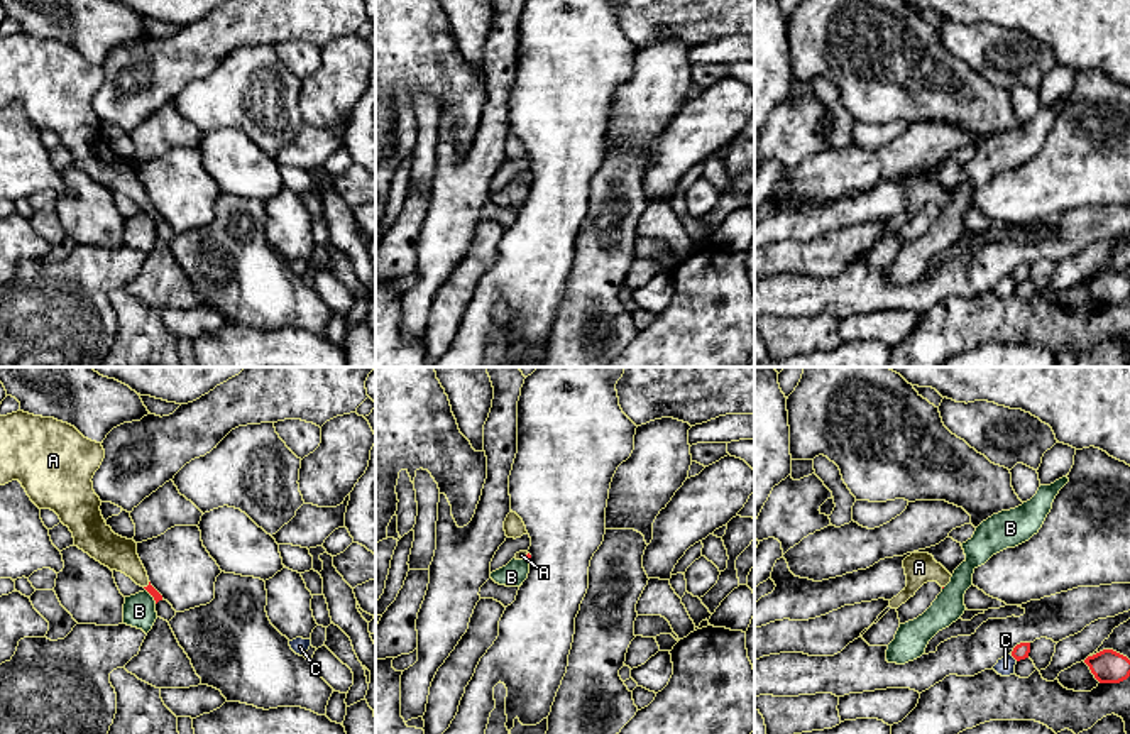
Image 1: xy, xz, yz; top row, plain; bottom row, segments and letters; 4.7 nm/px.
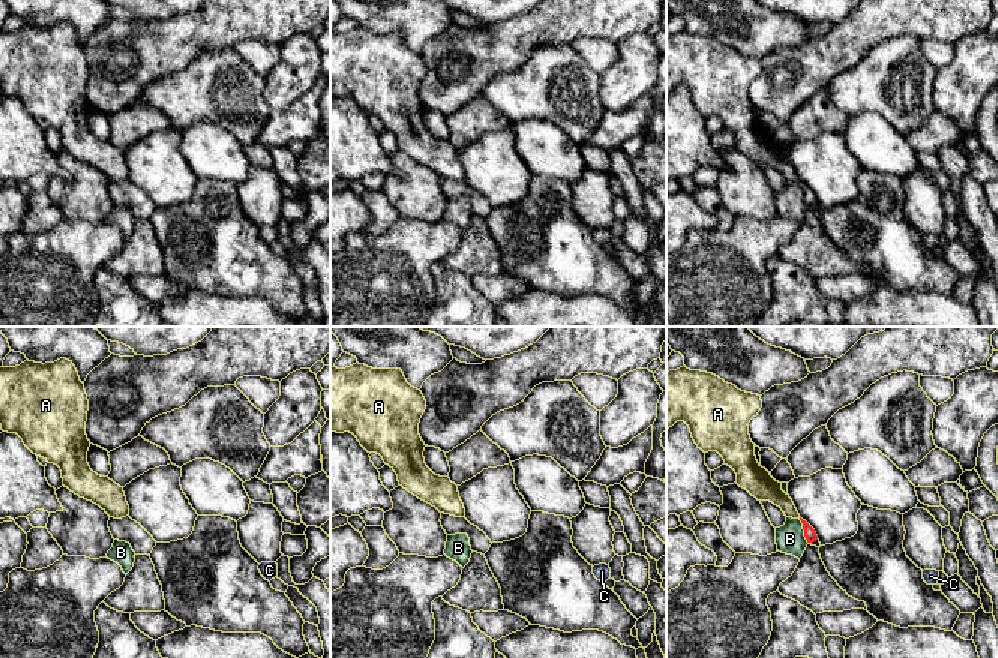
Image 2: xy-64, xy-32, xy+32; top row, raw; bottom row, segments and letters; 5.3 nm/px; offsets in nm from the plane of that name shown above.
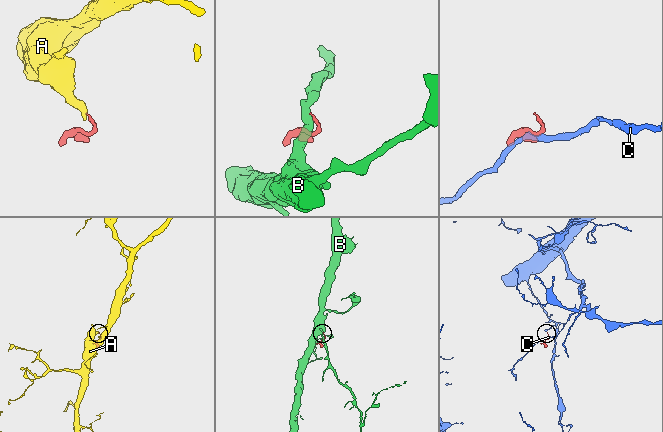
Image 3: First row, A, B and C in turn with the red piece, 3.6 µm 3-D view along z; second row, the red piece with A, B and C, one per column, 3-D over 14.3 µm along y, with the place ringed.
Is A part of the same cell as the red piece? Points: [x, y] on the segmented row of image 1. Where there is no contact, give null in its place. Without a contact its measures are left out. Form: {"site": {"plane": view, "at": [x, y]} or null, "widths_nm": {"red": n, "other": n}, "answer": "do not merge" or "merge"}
{"site": {"plane": "xy", "at": [148, 586]}, "widths_nm": {"red": 40, "other": 160}, "answer": "merge"}

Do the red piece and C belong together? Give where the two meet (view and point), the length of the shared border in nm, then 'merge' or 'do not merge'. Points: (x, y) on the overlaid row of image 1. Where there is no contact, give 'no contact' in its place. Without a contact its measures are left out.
meets red in yz at (1014, 657); contact 50 nm long; do not merge

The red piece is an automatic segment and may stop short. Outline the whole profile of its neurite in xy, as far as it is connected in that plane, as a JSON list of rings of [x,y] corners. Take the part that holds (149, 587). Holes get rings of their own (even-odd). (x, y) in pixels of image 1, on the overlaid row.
[[[24,411],[0,416],[0,485],[19,480],[39,509],[54,511],[61,523],[69,528],[74,546],[110,570],[130,577],[157,604],[162,600],[162,595],[149,582],[147,572],[137,555],[137,543],[115,534],[101,516],[101,501],[93,490],[91,479],[103,458],[105,450],[101,443],[85,438],[68,423]]]

